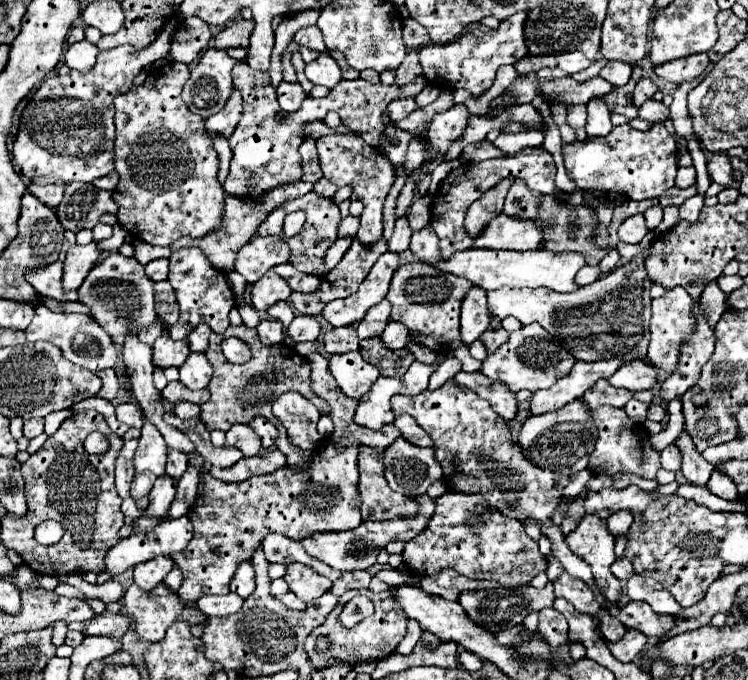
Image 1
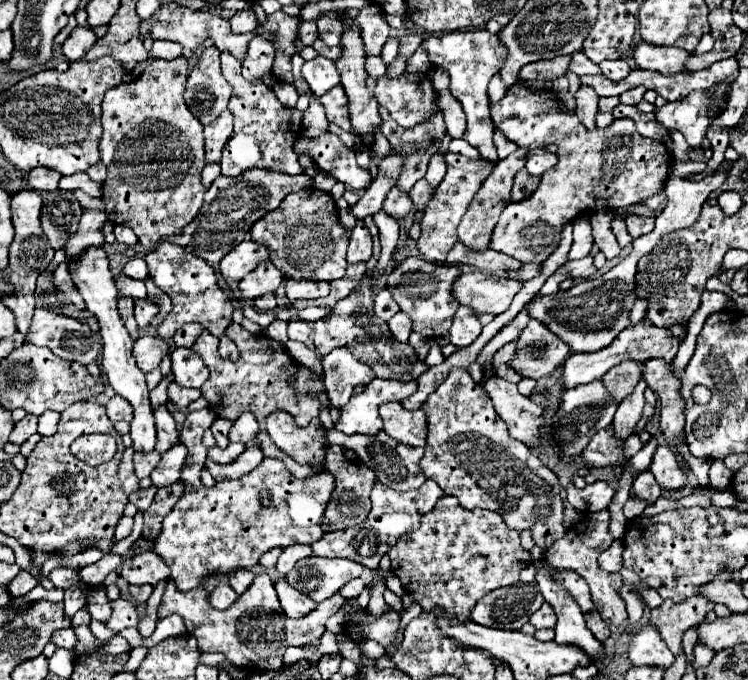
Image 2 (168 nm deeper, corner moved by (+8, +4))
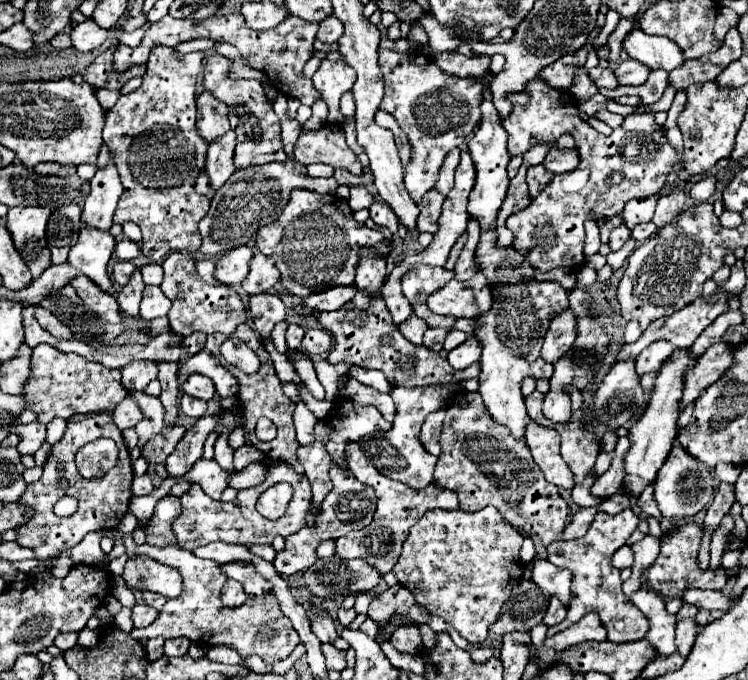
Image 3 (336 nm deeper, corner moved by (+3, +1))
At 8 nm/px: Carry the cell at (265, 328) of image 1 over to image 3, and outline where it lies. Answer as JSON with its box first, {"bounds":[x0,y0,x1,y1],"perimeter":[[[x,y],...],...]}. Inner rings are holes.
{"bounds":[286,324,304,350],"perimeter":[[[290,324],[288,330],[286,330],[286,342],[288,342],[288,348],[290,350],[296,350],[300,346],[300,340],[304,336],[304,330],[298,326],[298,324]]]}

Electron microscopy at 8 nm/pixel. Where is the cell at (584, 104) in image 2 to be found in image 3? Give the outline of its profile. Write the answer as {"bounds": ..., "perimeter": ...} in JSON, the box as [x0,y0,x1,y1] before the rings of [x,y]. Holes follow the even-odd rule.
{"bounds":[570,68,598,100],"perimeter":[[[580,68],[574,74],[574,82],[570,86],[570,92],[576,100],[586,100],[598,92],[598,86],[594,86],[594,82],[590,82],[590,78],[588,78],[588,72],[584,68]]]}

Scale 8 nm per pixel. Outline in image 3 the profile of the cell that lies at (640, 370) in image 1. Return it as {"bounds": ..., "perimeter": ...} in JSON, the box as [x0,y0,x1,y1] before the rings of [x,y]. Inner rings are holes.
{"bounds":[678,342,732,414],"perimeter":[[[718,342],[710,346],[696,362],[684,372],[684,388],[682,400],[678,402],[678,414],[682,414],[688,404],[692,404],[704,388],[714,384],[720,374],[732,364],[732,348],[726,342]]]}

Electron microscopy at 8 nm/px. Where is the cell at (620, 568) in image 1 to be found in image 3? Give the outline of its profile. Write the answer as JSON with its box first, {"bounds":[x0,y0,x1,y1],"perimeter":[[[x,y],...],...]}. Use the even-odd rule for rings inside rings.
{"bounds":[612,546,634,570],"perimeter":[[[630,546],[618,548],[616,554],[612,556],[612,566],[614,566],[614,568],[620,568],[620,570],[632,566],[632,562],[634,562],[634,552],[632,552]]]}

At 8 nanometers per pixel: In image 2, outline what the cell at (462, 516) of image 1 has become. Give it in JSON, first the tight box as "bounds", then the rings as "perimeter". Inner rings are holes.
{"bounds":[389,497,531,619],"perimeter":[[[443,497],[433,511],[421,517],[421,527],[401,535],[393,549],[389,549],[391,571],[399,577],[405,593],[409,593],[423,611],[445,611],[445,615],[457,615],[457,619],[469,619],[475,603],[489,591],[507,587],[519,581],[521,569],[531,563],[529,551],[519,543],[519,531],[505,527],[501,515],[487,509],[465,509],[453,497]]]}

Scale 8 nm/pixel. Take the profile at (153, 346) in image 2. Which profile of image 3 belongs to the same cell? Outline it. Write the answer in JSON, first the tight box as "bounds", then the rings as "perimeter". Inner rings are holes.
{"bounds":[122,360,158,390],"perimeter":[[[134,360],[122,368],[124,388],[134,386],[134,390],[144,390],[150,380],[158,376],[158,364],[152,360]]]}

